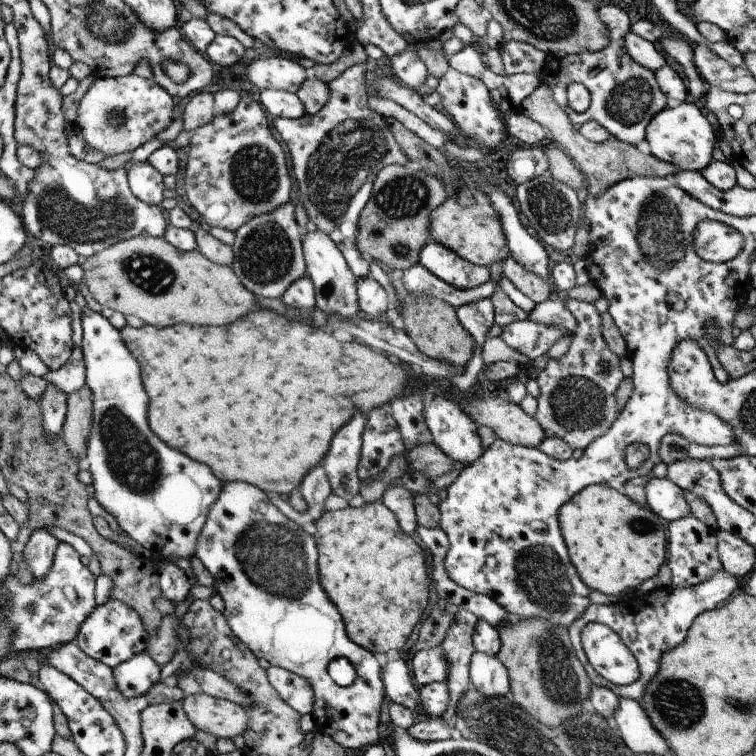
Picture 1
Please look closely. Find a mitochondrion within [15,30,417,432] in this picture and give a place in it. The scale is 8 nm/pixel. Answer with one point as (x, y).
(334, 171)

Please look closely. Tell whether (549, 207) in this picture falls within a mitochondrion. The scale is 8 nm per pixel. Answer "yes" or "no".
yes

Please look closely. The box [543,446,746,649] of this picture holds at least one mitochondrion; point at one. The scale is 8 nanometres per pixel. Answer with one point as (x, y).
(638, 526)

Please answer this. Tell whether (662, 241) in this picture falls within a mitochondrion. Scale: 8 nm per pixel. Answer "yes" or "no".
yes

